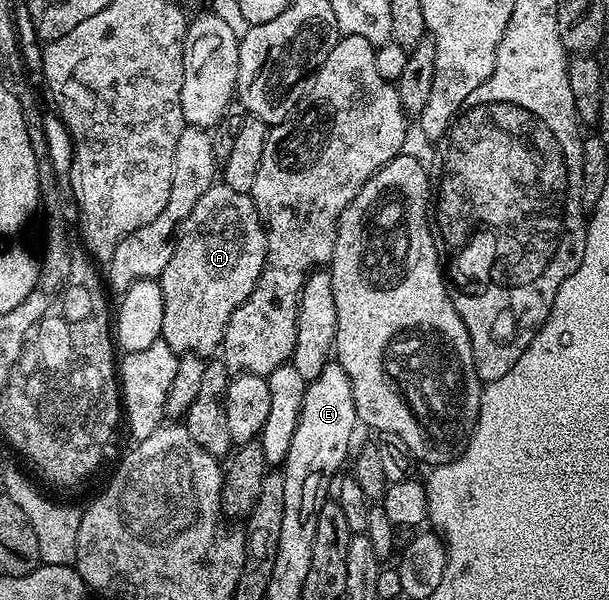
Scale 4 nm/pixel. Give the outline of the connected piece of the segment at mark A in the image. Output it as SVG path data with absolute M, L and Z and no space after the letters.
M216 184L197 200L197 205L189 216L179 224L173 239L175 247L169 264L165 264L163 273L157 281L163 293L165 312L161 316L163 333L161 341L169 344L176 354L210 354L220 349L223 344L223 333L229 324L229 316L253 292L255 281L261 276L261 268L267 255L267 233L259 221L255 202L250 194L233 192L233 188Z

